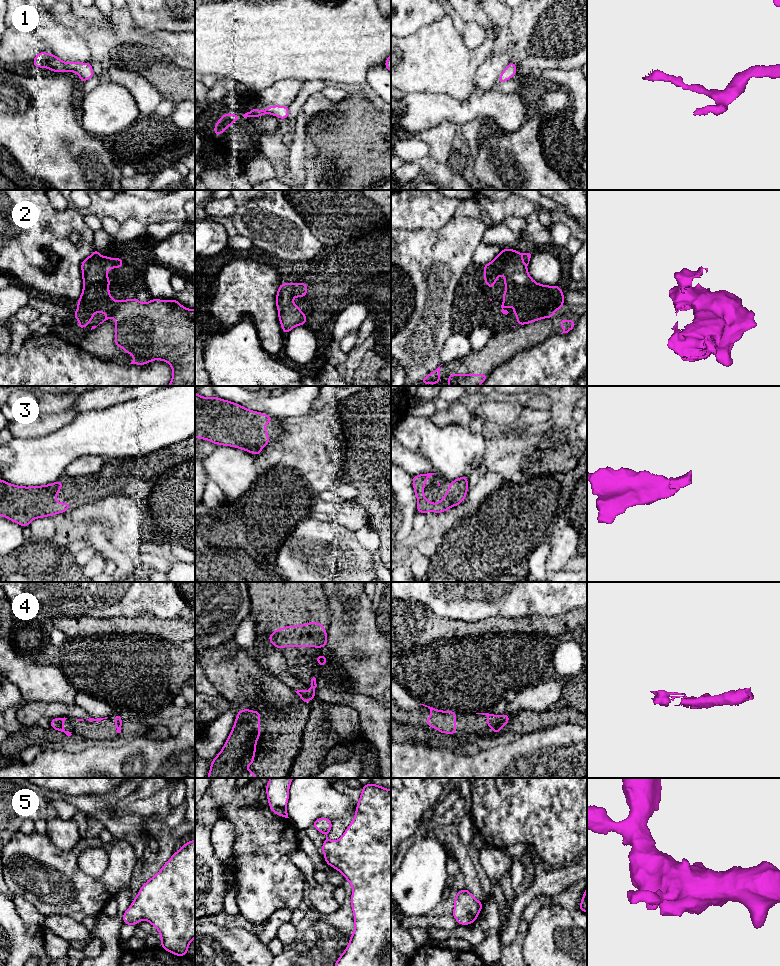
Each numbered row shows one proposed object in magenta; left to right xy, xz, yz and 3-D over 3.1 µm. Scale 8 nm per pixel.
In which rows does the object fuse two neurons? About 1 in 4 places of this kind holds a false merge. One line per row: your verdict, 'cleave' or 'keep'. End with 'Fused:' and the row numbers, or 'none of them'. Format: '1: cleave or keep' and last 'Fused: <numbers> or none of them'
1: keep
2: keep
3: keep
4: keep
5: keep
Fused: none of them

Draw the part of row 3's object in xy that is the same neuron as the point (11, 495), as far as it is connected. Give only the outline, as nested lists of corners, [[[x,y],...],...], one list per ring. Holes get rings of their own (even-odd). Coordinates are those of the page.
[[[0,479],[0,516],[26,527],[36,518],[67,512],[72,506],[70,502],[52,501],[58,497],[62,486],[60,480],[53,484],[24,487]]]

